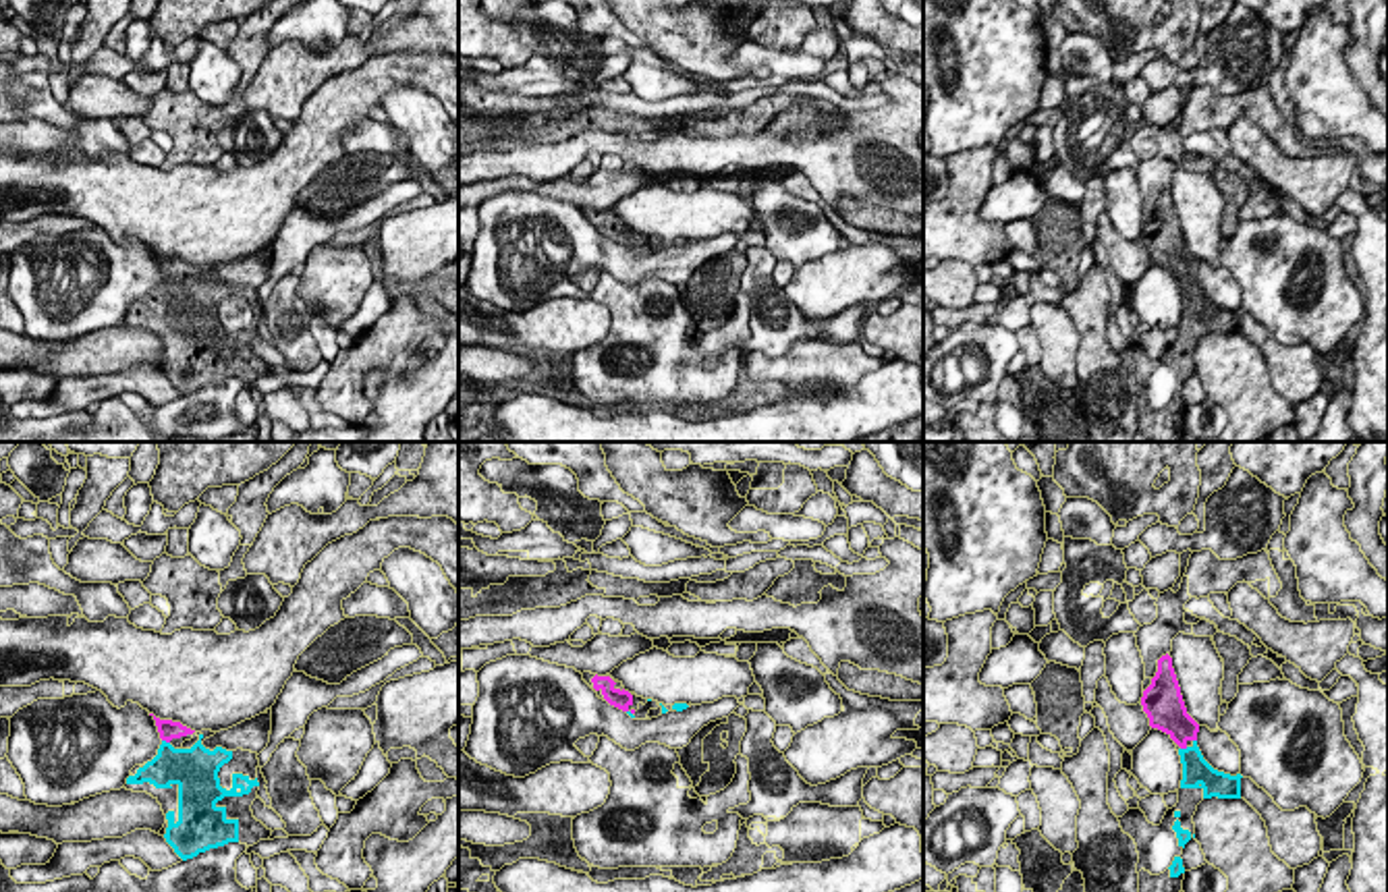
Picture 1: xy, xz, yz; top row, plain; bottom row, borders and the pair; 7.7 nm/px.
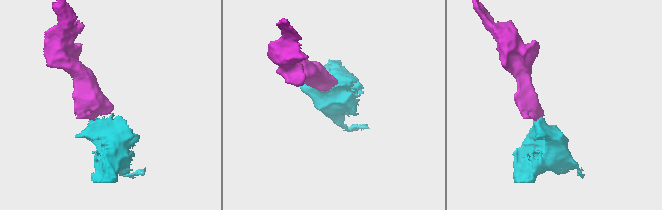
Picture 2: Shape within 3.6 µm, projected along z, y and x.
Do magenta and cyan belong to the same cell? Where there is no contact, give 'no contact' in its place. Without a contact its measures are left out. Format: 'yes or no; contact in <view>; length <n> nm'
yes; contact in xy; length 70 nm

